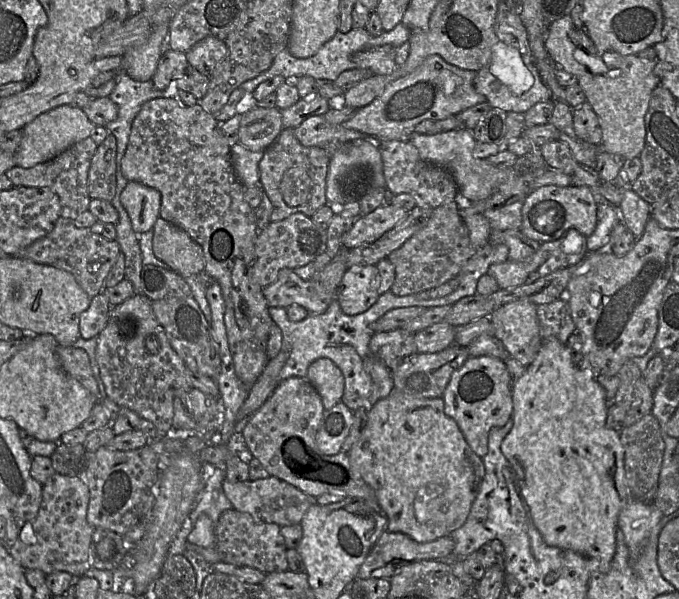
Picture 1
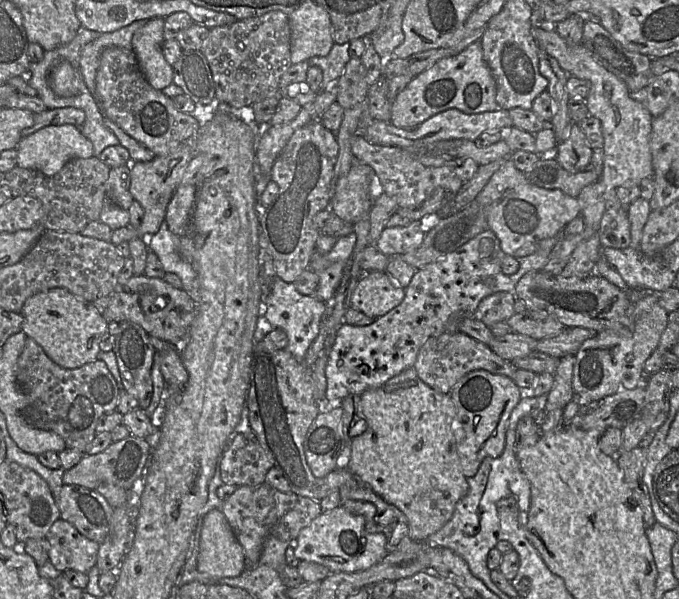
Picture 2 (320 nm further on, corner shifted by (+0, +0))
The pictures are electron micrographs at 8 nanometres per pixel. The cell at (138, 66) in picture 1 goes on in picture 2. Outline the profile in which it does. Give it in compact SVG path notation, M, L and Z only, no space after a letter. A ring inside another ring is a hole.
M155 17L134 33L131 42L146 80L154 89L161 91L173 83L173 68L162 52L164 40L164 18Z

